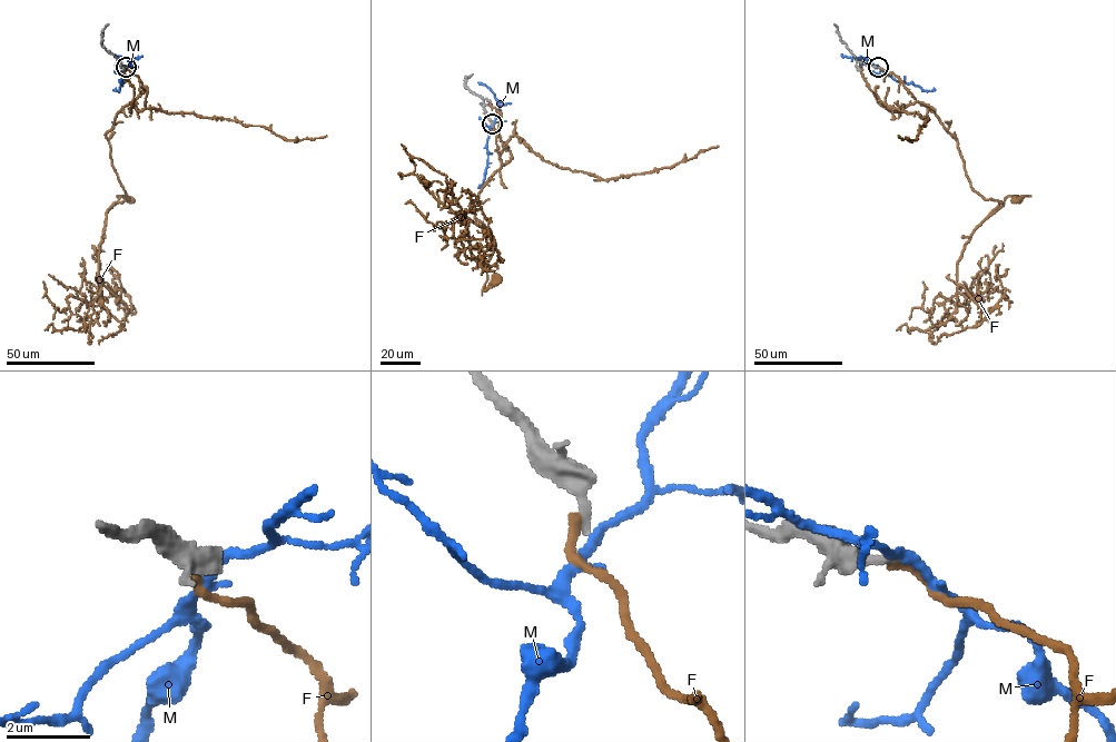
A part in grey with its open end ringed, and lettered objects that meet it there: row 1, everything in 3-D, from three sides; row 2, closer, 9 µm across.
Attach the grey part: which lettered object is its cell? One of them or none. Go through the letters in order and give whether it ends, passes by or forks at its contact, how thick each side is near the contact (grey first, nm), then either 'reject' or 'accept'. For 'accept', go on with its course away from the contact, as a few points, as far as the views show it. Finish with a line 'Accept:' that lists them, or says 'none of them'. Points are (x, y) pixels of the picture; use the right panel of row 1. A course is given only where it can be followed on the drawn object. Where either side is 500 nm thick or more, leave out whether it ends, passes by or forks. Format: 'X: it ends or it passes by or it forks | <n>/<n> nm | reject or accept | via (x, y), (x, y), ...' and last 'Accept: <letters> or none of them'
F: it ends | 300/190 nm | reject
M: it passes by | 220/200 nm | reject
Accept: none of them

